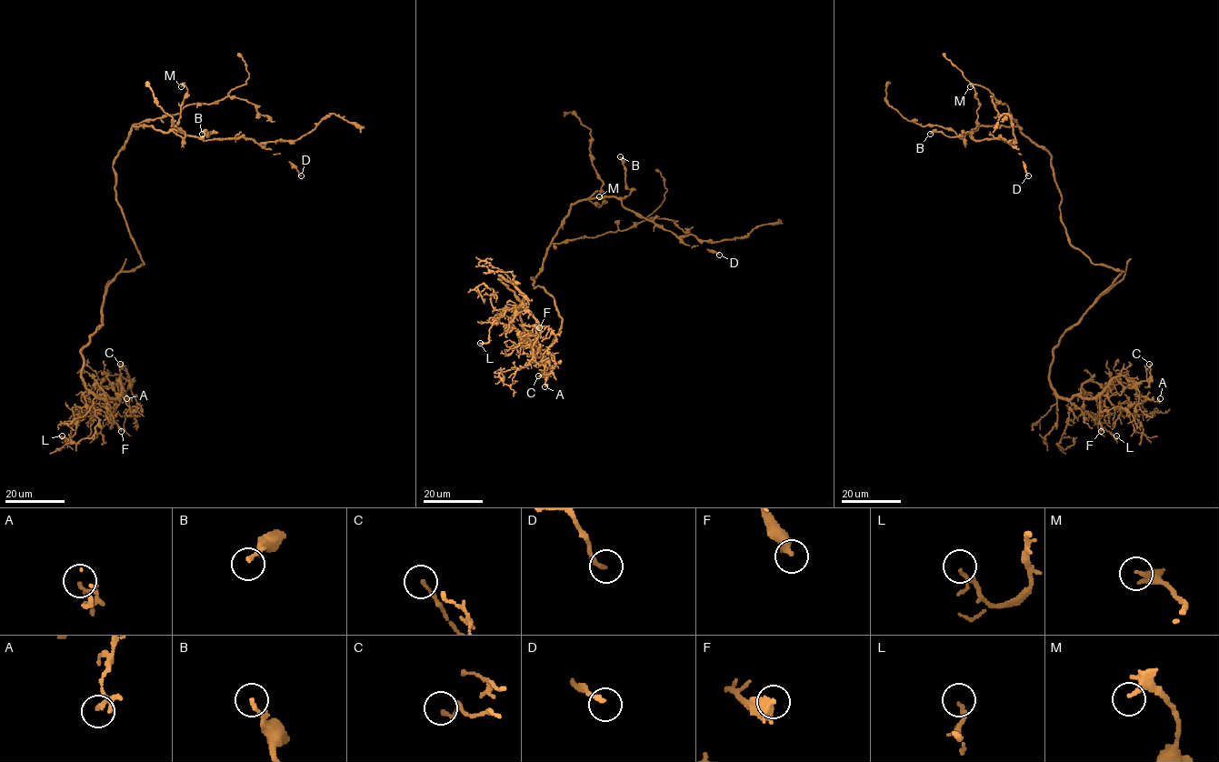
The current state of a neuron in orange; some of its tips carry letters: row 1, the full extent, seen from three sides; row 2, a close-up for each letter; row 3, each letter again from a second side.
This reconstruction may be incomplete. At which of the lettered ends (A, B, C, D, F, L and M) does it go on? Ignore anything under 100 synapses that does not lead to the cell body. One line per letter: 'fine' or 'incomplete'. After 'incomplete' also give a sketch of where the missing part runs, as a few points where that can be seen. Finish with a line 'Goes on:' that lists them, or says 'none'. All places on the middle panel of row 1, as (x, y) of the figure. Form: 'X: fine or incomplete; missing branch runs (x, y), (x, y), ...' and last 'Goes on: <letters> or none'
A: fine
B: fine
C: fine
D: fine
F: fine
L: fine
M: fine
Goes on: none

